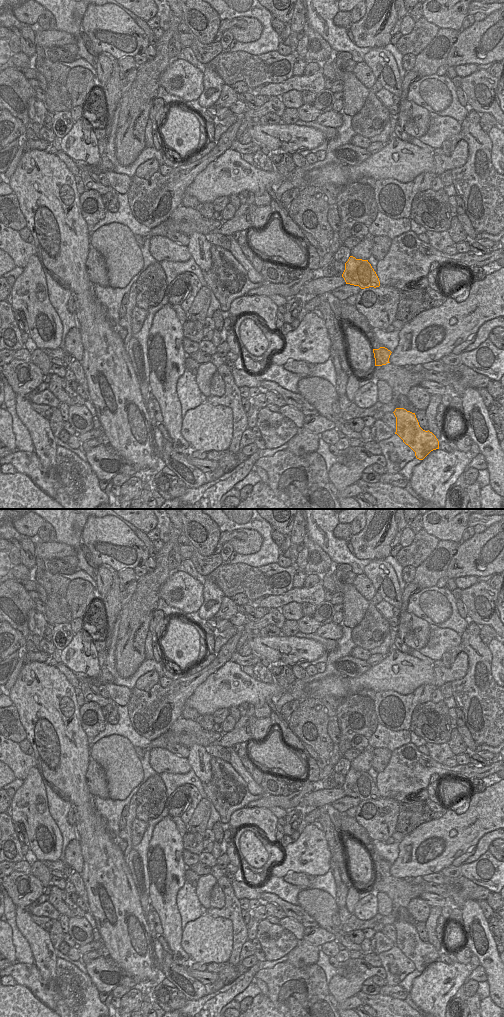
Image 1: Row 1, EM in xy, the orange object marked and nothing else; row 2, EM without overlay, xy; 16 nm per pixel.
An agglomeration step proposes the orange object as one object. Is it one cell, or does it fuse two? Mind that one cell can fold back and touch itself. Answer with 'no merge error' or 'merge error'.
no merge error

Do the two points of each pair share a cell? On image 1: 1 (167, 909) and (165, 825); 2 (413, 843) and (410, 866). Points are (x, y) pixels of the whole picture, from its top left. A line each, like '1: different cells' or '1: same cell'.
1: same cell
2: same cell

